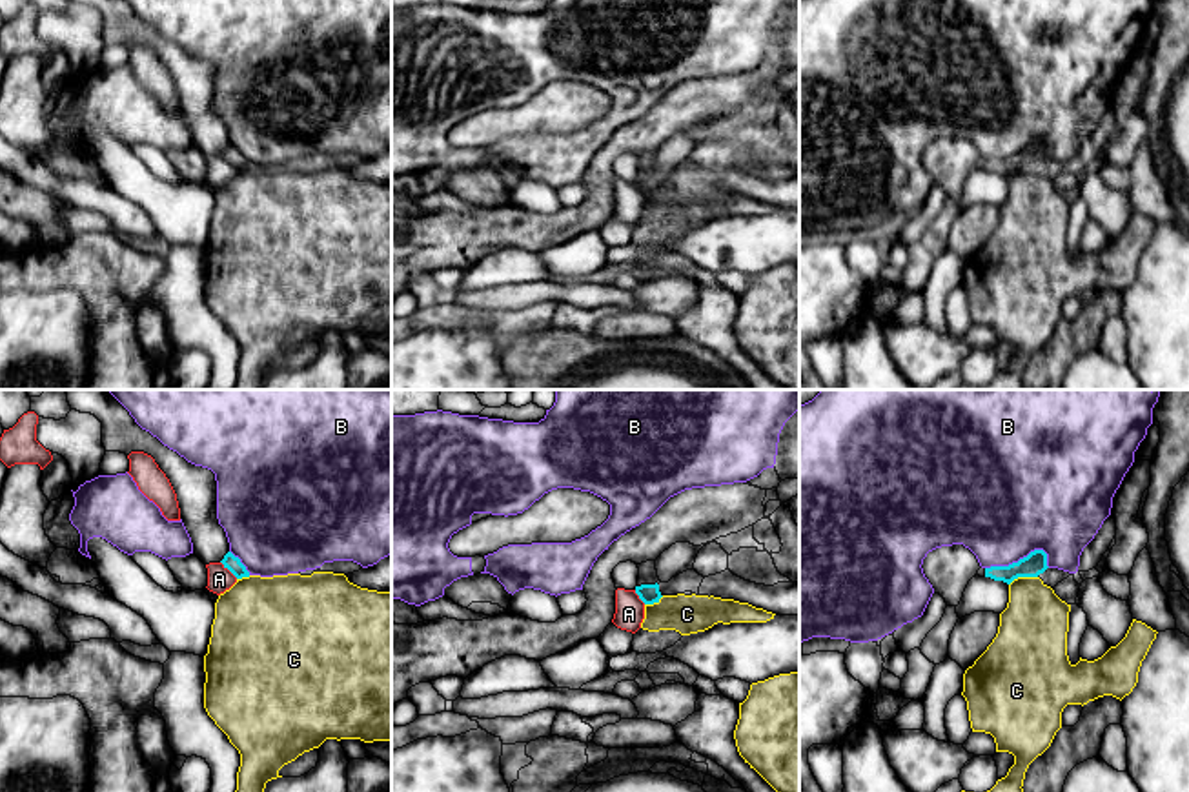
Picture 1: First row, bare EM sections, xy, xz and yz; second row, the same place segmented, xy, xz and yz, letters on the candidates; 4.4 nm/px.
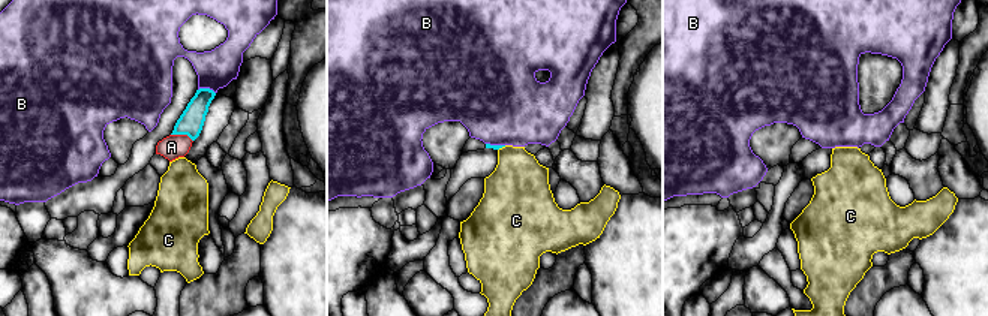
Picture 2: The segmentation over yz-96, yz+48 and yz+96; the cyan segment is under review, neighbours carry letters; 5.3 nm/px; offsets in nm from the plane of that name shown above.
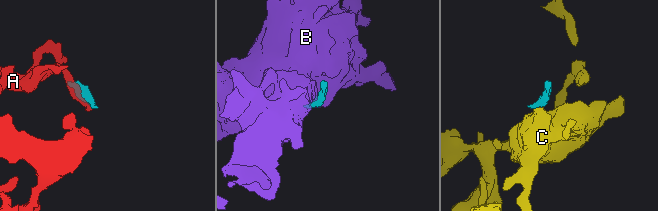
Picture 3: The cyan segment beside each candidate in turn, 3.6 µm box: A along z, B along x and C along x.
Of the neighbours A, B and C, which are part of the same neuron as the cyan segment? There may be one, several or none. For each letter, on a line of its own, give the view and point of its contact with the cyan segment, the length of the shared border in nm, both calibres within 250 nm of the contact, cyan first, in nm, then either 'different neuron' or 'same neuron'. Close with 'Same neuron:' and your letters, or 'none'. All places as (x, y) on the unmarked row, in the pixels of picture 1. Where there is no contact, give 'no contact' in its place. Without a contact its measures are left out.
A: contact xy (230, 162); length 110 nm; calibres 70 and 110 nm; different neuron
B: contact yz (1024, 150); length 280 nm; calibres 100 and 480 nm; different neuron
C: contact yz (1022, 168); length 130 nm; calibres 100 and 300 nm; different neuron
Same neuron: none

